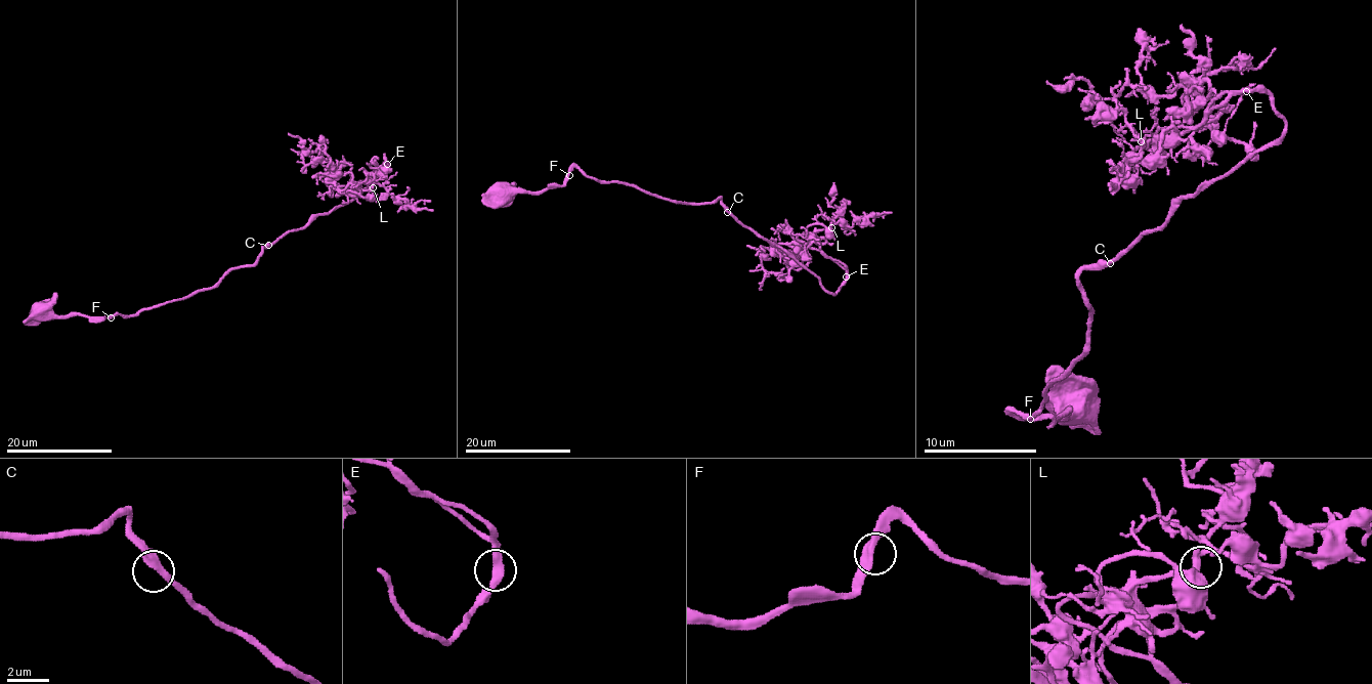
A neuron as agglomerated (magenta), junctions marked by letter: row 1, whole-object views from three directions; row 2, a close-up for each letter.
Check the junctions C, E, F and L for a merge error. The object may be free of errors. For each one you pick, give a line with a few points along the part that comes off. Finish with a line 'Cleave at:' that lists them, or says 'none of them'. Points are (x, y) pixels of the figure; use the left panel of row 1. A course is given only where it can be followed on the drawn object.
Cleave at: none of them

